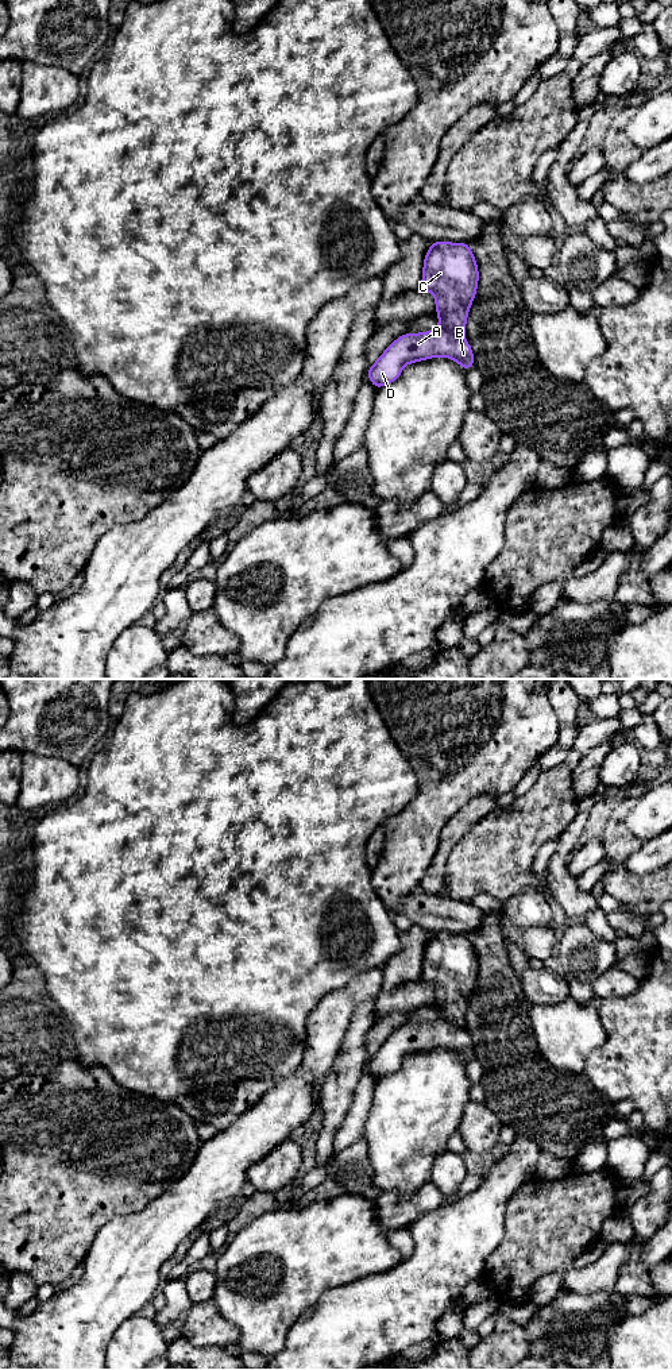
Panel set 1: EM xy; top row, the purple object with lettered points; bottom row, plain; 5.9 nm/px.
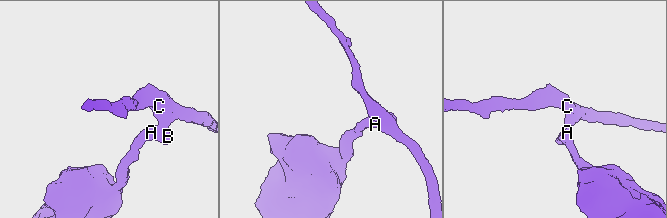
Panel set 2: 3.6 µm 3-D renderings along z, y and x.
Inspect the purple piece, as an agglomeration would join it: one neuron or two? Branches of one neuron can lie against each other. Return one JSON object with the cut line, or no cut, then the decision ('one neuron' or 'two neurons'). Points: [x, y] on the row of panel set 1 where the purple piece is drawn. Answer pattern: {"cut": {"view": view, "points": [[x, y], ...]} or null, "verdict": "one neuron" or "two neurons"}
{"cut": {"view": "xy", "points": [[440, 324], [463, 336]]}, "verdict": "two neurons"}

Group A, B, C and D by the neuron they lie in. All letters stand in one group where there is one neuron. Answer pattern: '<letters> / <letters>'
A B D / C

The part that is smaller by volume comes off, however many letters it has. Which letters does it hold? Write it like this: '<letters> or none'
C

